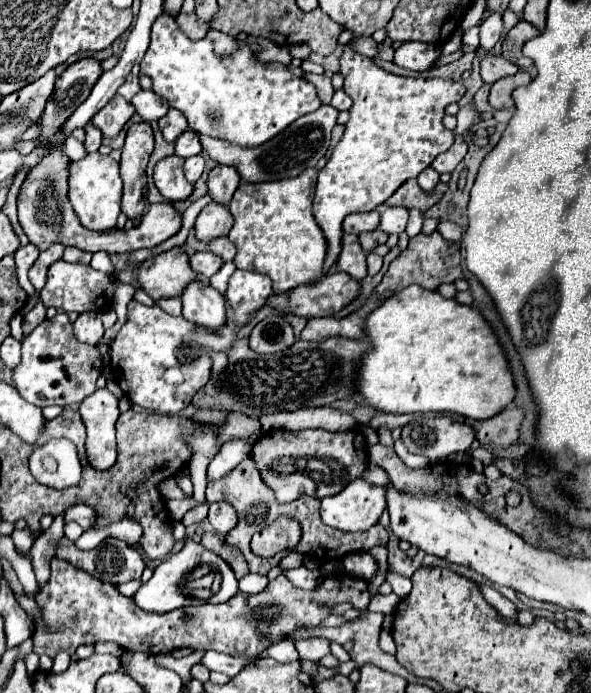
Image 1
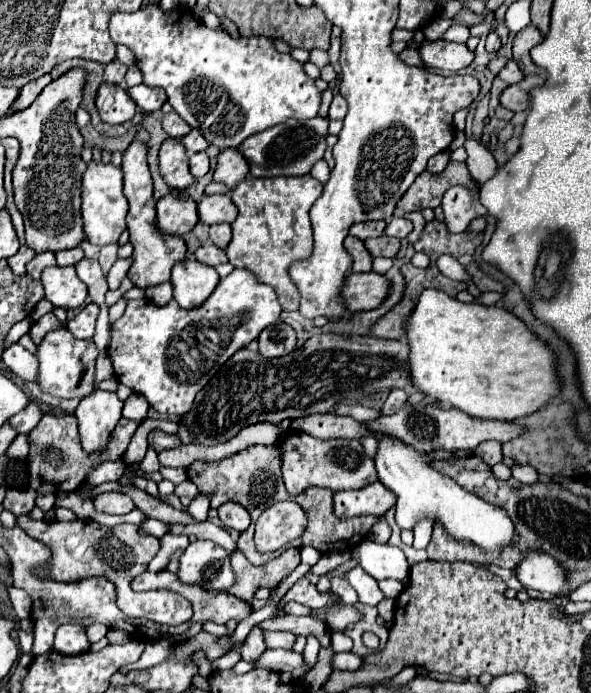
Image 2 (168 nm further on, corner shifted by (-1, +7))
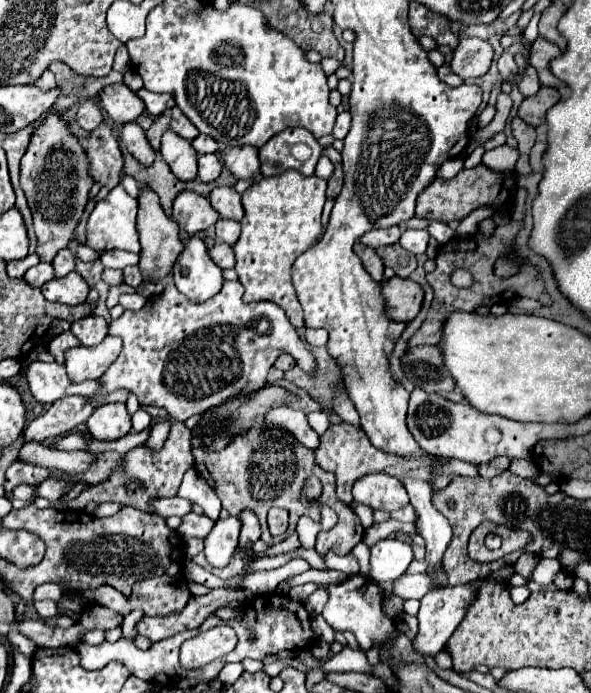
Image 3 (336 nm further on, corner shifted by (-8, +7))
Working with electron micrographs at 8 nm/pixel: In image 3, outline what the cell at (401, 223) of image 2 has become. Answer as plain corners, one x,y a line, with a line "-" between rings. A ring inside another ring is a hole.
405,229
405,231
401,233
399,245
401,245
403,249
419,255
419,253
425,253
427,241
429,241
429,233
427,233
427,231
421,231
421,229

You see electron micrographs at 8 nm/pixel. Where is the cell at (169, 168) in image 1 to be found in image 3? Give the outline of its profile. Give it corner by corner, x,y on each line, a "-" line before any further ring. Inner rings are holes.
167,131
161,137
161,155
177,179
197,179
197,151
191,147
191,141
179,137
173,131

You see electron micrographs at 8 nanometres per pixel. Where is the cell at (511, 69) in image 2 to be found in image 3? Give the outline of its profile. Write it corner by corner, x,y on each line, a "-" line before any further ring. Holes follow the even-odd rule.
529,65
527,69
525,69
525,73
521,75
521,81
519,81
519,91
525,95
535,95
537,93
537,89
541,87
541,83
539,83
539,79
537,79
537,71

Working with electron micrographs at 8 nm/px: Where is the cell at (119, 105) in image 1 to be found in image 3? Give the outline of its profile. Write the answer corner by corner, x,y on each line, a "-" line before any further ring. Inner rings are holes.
115,83
107,85
101,93
101,105
107,111
107,115
117,123
123,125
127,121
135,121
143,111
143,101
125,85
125,83

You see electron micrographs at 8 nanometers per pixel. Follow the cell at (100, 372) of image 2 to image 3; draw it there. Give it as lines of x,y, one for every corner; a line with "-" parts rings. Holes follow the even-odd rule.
29,361
25,365
25,379
33,397
39,403
53,403
67,395
93,395
101,387
101,379
83,381
79,385
67,379
65,367
59,363
43,363
43,361

